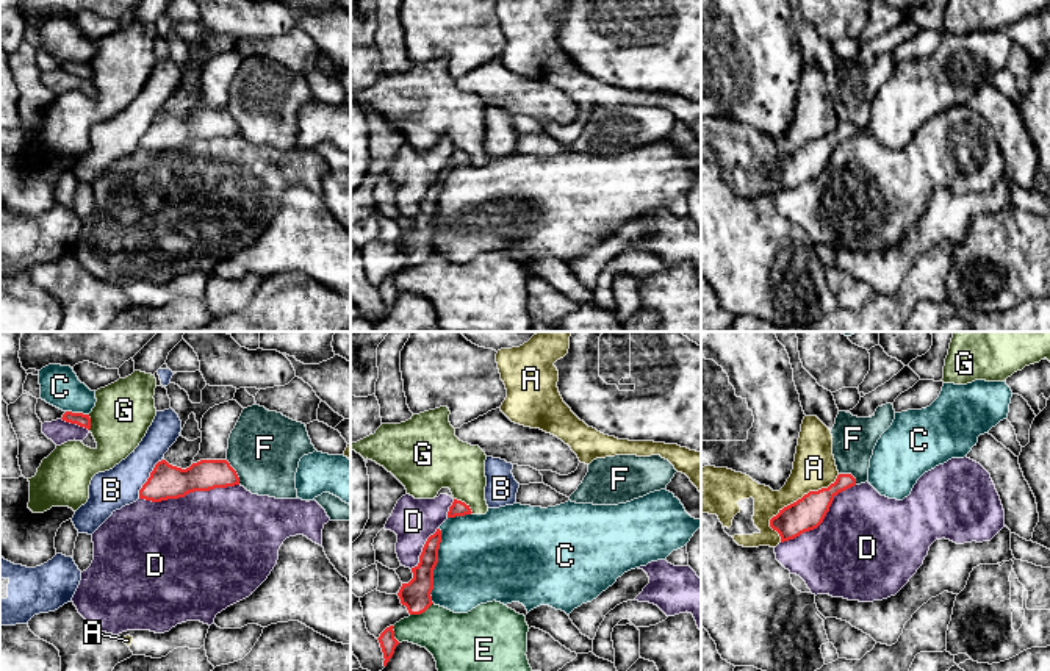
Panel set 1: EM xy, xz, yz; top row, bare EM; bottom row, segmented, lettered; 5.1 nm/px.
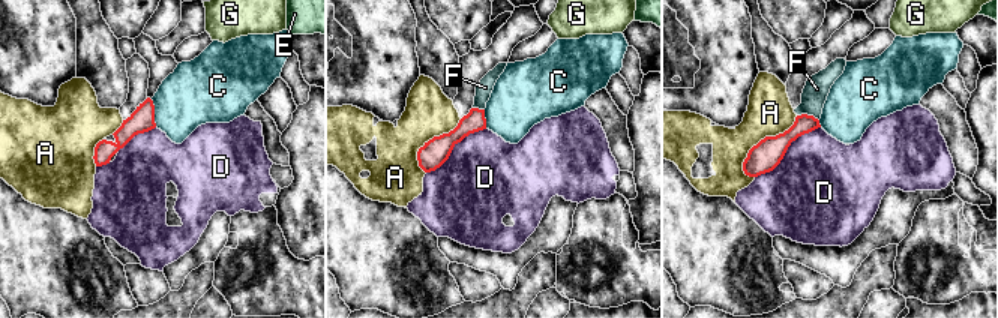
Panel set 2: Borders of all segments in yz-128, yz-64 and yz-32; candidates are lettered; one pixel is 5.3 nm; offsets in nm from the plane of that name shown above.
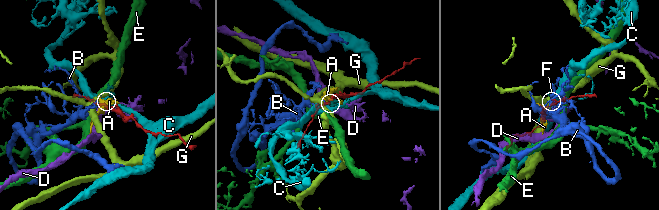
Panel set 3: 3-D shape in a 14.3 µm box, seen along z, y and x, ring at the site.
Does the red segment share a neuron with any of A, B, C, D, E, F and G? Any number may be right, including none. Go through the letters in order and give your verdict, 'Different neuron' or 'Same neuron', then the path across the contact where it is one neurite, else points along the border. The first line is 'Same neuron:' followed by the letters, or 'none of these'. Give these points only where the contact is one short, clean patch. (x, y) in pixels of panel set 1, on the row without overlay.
Same neuron: none of these
A: Different neuron
B: Different neuron. Boundary: xy (161, 108), (140, 139), (138, 147)
C: Different neuron
D: Different neuron
E: Different neuron. Boundary: xz (432, 252), (423, 261), (410, 265)
F: Different neuron. Boundary: xy (226, 110), (235, 121), (240, 133)
G: Different neuron. Boundary: xz (454, 147), (460, 149), (473, 161)

